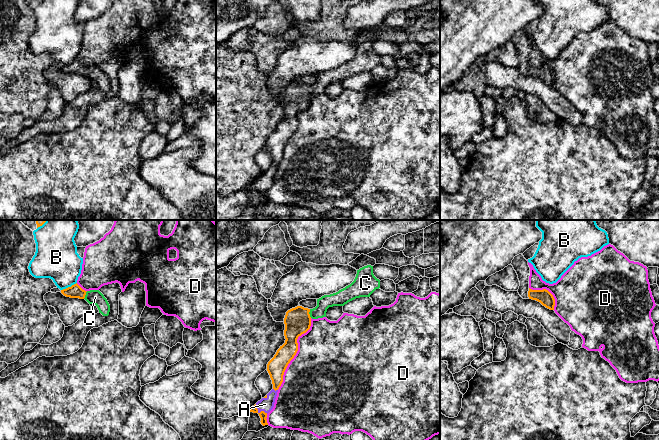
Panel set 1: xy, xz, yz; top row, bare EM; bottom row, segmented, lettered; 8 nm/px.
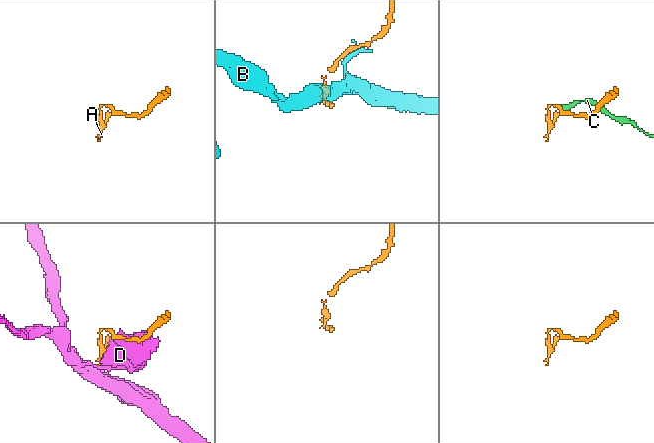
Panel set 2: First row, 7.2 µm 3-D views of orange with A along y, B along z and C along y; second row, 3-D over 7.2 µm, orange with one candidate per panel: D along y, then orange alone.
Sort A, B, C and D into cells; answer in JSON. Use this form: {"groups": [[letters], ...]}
{"groups": [["A", "C"], ["B"], ["D"]]}

